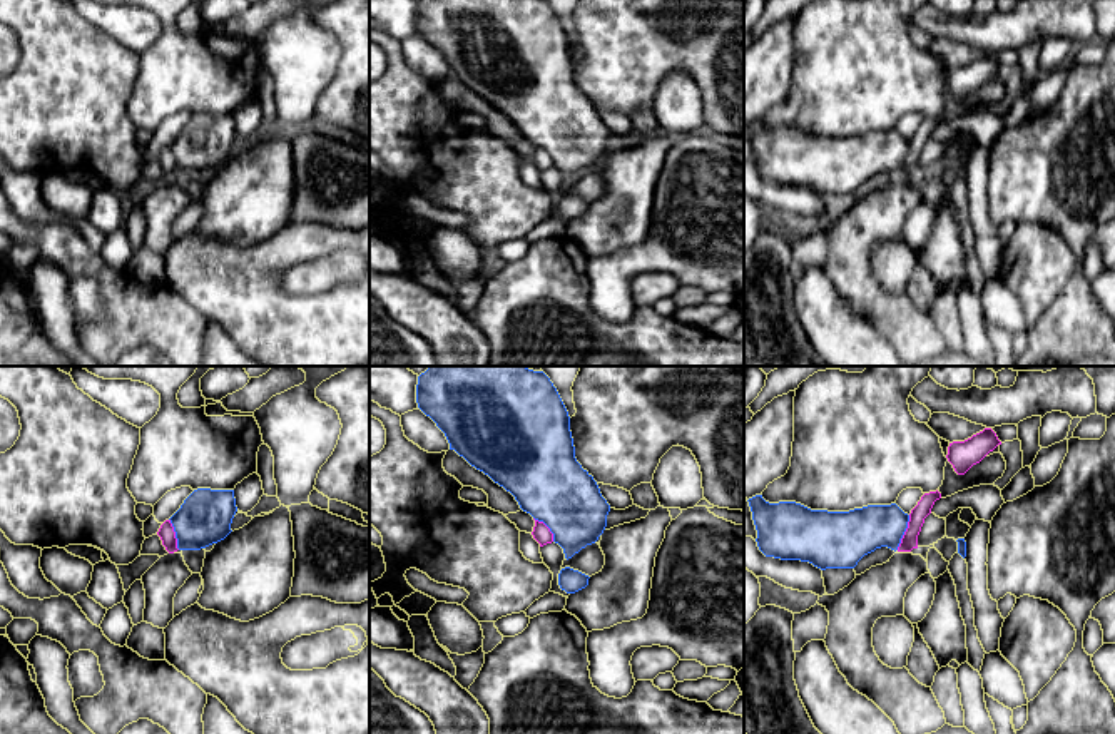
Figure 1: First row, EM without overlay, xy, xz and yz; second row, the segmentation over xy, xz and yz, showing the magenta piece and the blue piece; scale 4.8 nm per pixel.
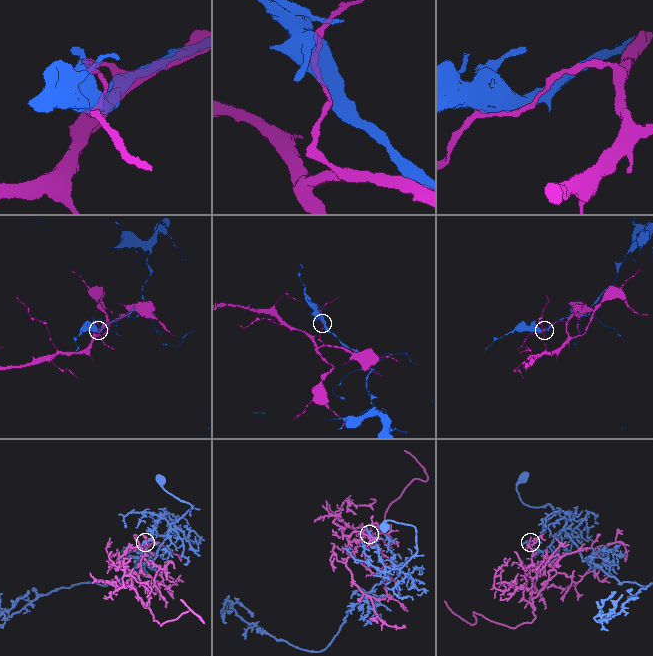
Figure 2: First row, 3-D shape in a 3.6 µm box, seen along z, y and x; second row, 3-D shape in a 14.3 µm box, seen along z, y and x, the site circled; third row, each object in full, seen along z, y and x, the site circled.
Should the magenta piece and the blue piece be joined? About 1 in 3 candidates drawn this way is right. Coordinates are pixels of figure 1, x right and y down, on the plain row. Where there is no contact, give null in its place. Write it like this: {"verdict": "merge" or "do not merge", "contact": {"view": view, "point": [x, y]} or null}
{"verdict": "do not merge", "contact": {"view": "yz", "point": [905, 158]}}

